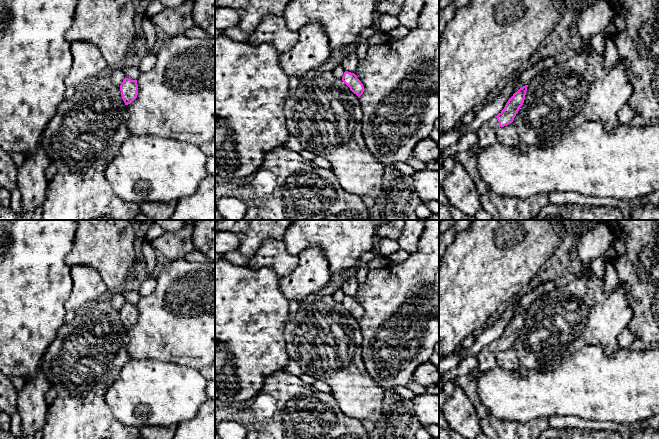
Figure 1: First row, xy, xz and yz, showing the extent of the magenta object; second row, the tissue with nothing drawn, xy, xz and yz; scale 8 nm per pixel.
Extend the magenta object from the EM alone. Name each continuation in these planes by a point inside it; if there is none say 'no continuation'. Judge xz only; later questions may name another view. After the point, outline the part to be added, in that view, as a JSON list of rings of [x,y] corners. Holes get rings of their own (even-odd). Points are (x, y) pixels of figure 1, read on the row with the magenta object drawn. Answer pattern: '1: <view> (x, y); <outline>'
no continuation

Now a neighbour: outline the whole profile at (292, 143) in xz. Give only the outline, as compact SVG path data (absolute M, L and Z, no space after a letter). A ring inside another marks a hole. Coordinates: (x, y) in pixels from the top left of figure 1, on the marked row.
M290 136L284 146L296 152L300 152L303 149L299 140L294 136Z

